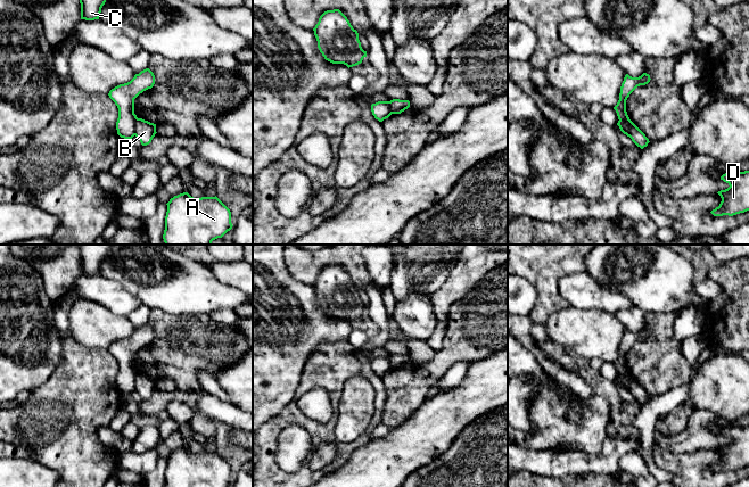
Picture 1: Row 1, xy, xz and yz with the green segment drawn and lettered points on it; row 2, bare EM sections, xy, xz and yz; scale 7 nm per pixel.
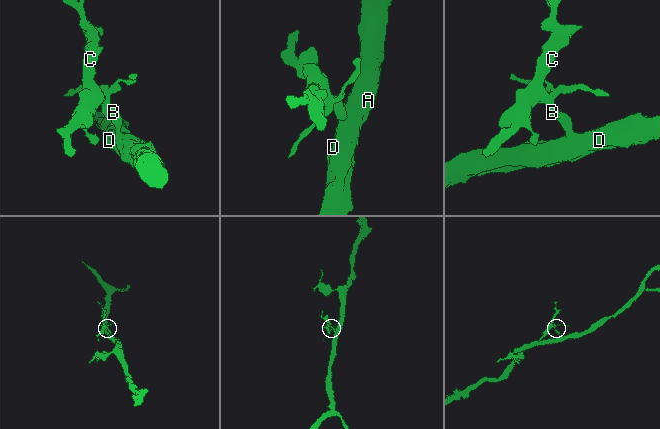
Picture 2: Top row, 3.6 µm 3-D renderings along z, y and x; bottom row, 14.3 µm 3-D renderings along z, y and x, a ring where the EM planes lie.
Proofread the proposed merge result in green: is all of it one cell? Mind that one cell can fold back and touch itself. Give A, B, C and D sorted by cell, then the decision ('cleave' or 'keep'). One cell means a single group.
A B D / C | cleave

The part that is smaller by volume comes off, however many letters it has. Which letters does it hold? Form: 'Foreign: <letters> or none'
Foreign: C

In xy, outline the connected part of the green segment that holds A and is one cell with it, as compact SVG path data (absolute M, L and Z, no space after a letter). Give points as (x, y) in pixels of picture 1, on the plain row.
M188 447L170 454L164 487L228 487L232 484L230 464L215 451L194 453Z

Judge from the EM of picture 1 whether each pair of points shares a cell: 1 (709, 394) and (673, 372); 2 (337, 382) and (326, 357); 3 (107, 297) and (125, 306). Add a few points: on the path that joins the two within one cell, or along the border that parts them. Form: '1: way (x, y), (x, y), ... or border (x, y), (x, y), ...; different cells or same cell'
1: border (693, 373), (689, 381); different cells
2: way (332, 377), (329, 363); same cell
3: way (112, 297), (121, 303); same cell

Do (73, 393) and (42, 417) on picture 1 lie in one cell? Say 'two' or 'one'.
one

